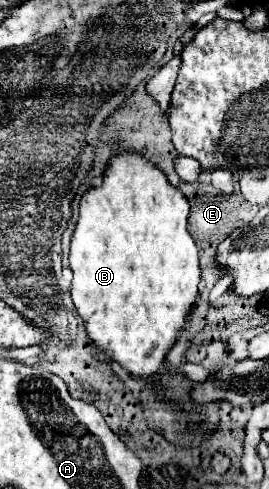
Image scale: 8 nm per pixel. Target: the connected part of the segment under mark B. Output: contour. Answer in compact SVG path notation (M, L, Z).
M124 150L108 160L102 172L102 184L84 192L80 216L70 238L68 260L74 272L72 302L86 324L92 344L108 360L146 380L164 368L176 330L184 324L198 298L200 264L198 248L186 228L188 212L190 204L186 196L168 182L166 174L154 162L136 150Z

